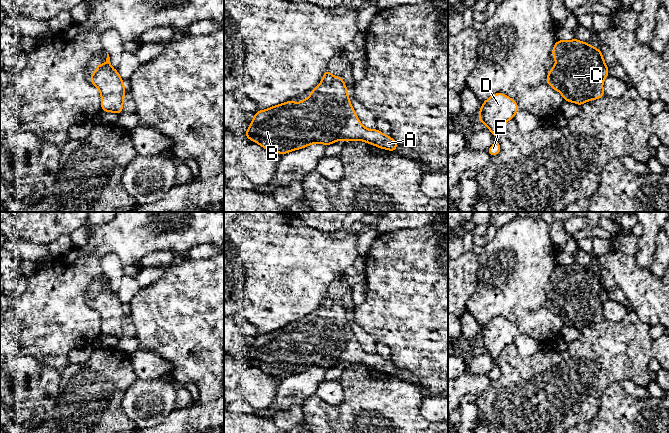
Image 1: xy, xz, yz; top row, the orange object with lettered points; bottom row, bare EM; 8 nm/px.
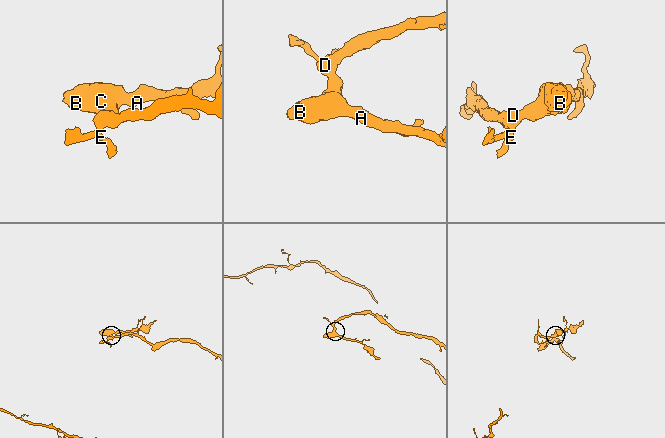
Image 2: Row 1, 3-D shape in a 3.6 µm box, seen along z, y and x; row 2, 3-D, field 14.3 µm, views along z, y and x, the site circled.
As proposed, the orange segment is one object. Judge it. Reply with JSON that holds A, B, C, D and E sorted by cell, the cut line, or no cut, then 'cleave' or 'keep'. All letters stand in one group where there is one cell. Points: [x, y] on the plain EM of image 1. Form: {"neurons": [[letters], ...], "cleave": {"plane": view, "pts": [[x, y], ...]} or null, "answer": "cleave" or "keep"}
{"neurons": [["A", "B", "C", "D", "E"]], "cleave": null, "answer": "keep"}

